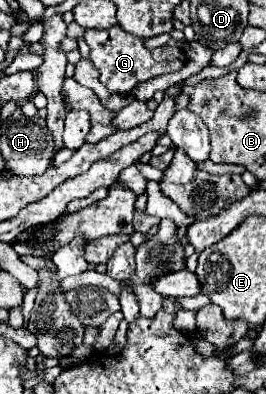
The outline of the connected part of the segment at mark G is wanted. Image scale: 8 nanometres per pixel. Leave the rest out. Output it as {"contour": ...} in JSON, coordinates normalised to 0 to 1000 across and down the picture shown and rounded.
{"contour":[[[432,63],[417,74],[320,74],[312,99],[342,124],[335,145],[372,180],[372,206],[387,216],[402,216],[410,236],[492,236],[492,226],[515,211],[538,211],[538,206],[575,201],[613,185],[673,180],[703,155],[695,129],[673,129],[665,119],[620,114],[620,119],[590,119],[575,129],[545,124],[538,99],[477,89],[447,63]]]}

